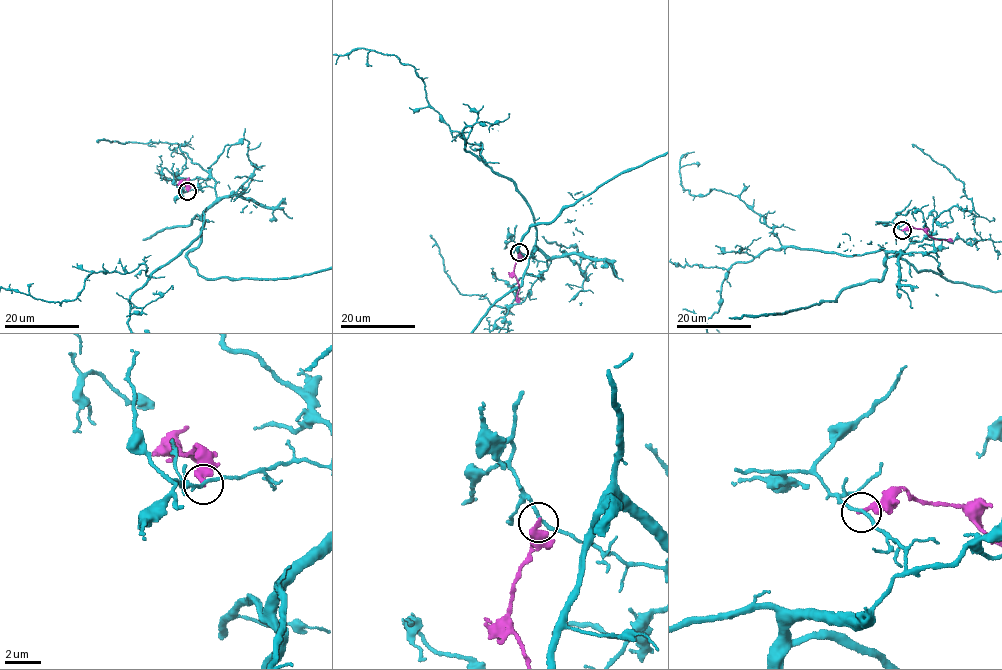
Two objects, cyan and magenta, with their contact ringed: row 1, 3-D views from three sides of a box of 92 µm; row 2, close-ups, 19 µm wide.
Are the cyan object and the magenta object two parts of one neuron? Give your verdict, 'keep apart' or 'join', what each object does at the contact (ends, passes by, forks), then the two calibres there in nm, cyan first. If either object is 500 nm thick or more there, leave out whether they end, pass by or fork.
keep apart; cyan passes by; magenta ends; calibres 170 and 300 nm

